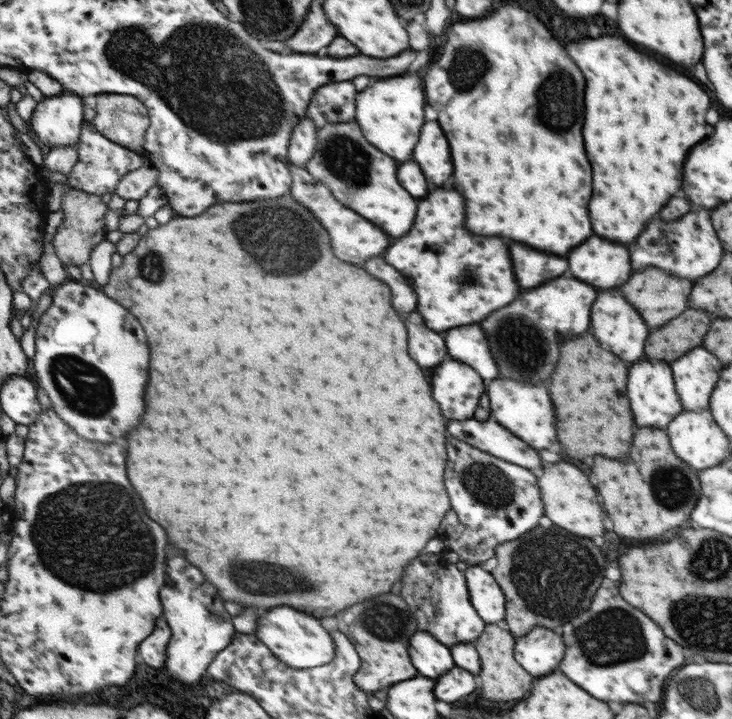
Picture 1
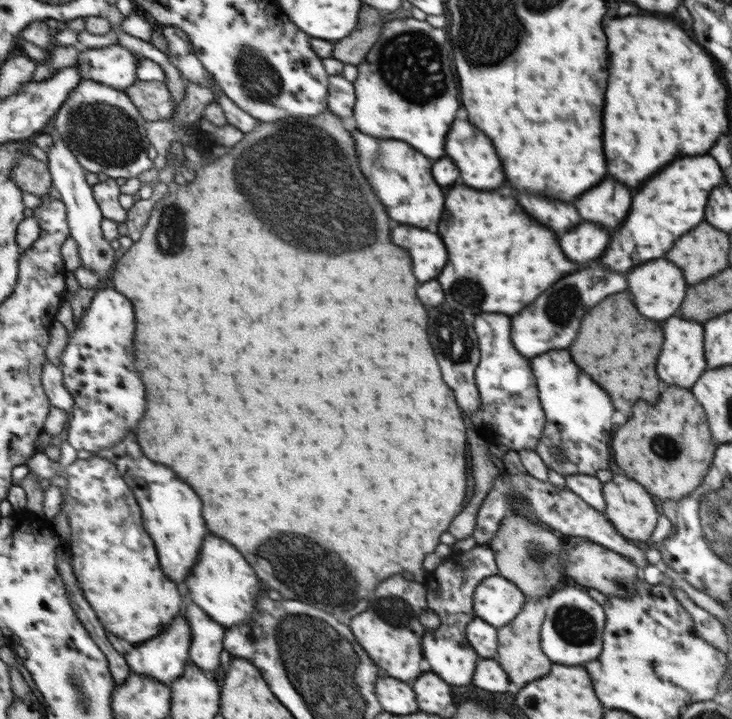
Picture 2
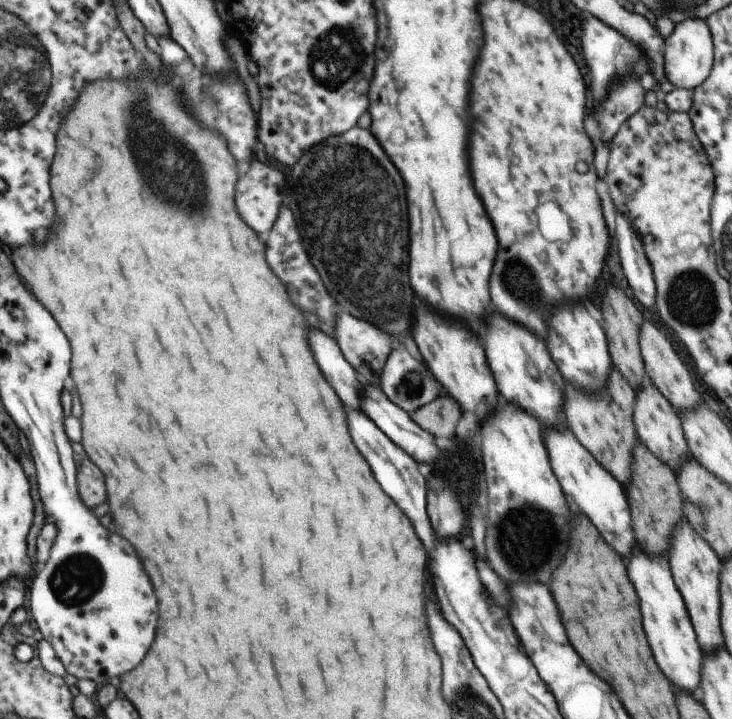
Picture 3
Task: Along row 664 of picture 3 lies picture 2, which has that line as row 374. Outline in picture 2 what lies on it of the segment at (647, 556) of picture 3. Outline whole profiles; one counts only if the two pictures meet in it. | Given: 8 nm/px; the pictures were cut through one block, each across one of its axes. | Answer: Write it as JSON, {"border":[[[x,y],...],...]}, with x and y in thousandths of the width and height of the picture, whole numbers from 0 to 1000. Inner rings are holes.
{"border":[[[915,439],[906,449],[911,456],[911,478],[906,478],[906,495],[900,495],[900,523],[906,523],[906,531],[911,534],[941,541],[966,513],[959,477],[960,449],[934,444],[930,439]]]}

